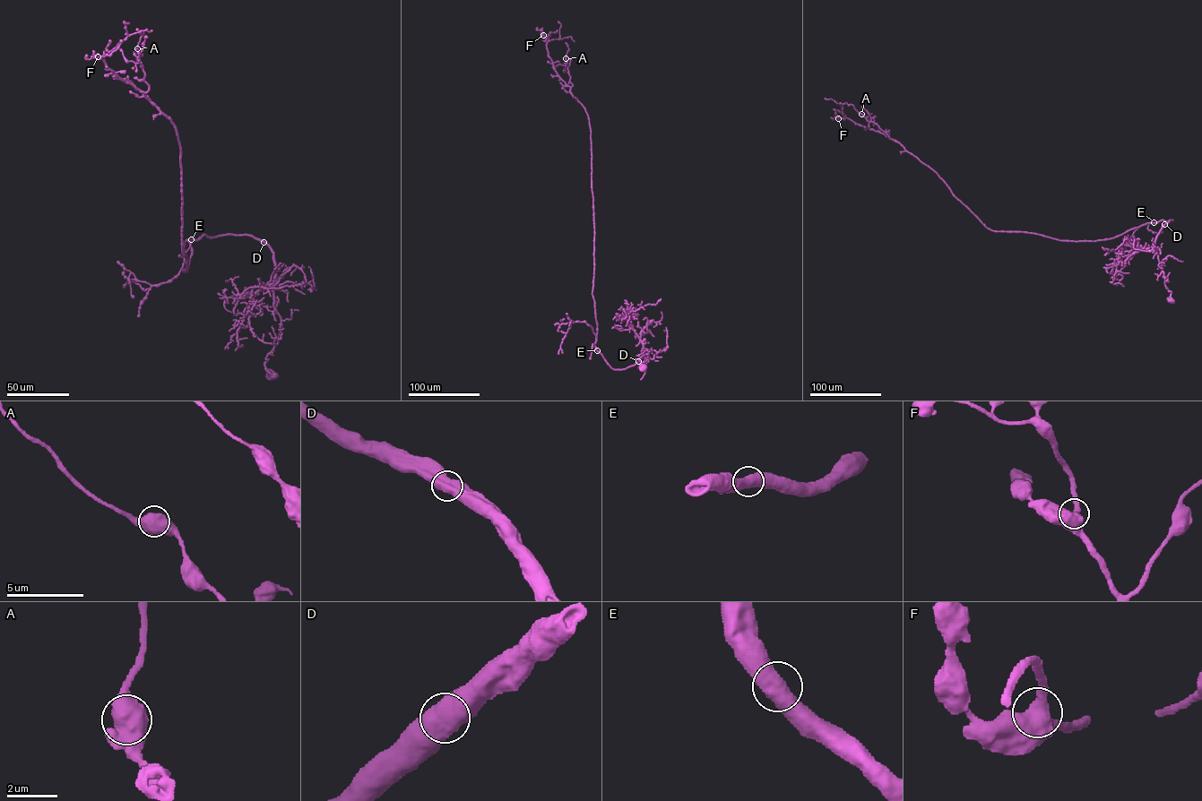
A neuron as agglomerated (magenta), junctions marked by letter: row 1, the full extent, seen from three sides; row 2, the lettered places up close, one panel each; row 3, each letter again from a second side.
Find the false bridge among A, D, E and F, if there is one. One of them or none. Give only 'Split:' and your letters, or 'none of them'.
Split: none of them

